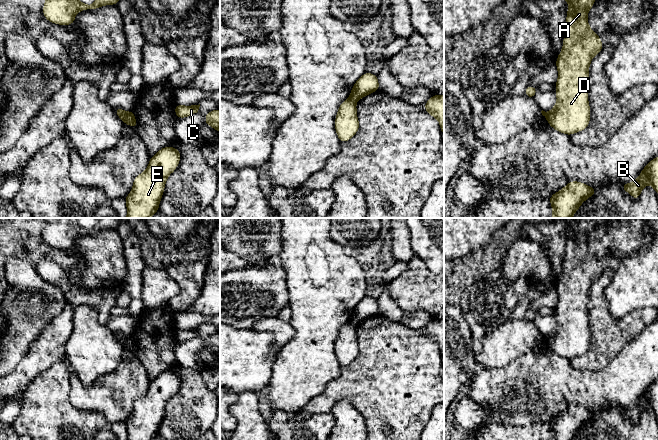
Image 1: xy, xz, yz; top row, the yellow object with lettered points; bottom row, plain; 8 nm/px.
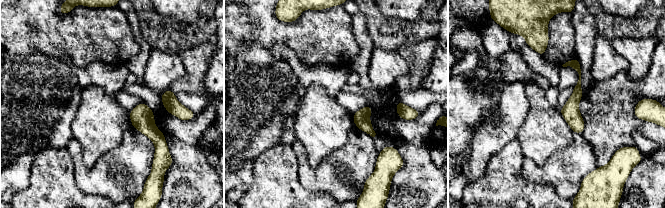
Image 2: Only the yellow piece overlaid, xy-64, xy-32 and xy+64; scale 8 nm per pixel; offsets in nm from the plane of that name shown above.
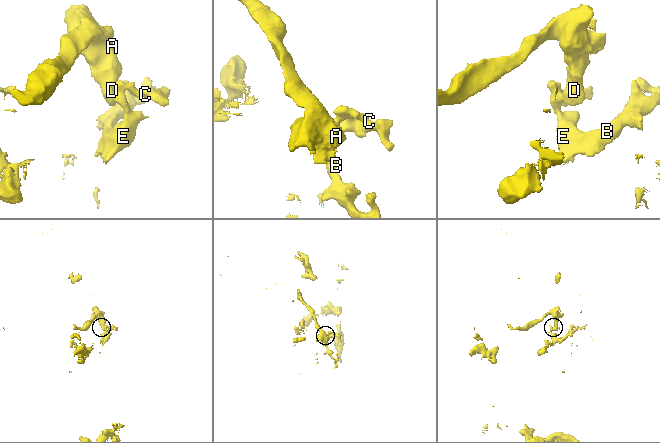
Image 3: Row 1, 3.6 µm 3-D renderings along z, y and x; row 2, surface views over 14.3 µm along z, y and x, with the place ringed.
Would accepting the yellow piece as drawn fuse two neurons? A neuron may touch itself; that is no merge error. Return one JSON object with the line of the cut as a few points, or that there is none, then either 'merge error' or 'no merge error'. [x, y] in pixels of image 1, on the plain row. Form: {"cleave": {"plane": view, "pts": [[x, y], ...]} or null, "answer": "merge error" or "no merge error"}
{"cleave": {"plane": "xy", "pts": [[125, 336], [125, 341], [130, 348]]}, "answer": "merge error"}

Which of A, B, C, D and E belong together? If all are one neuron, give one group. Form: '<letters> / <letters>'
A D / B C E

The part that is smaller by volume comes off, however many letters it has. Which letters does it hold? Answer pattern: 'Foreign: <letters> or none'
Foreign: B, C, E

